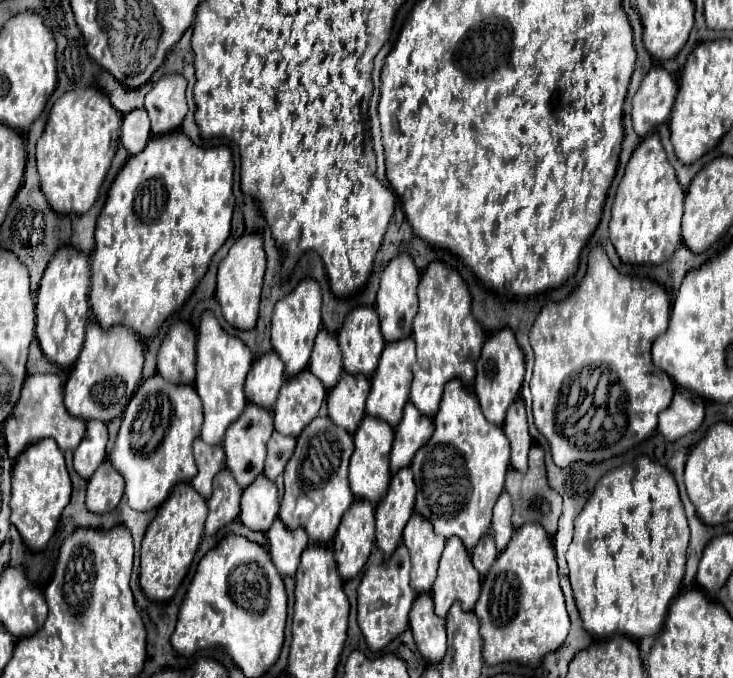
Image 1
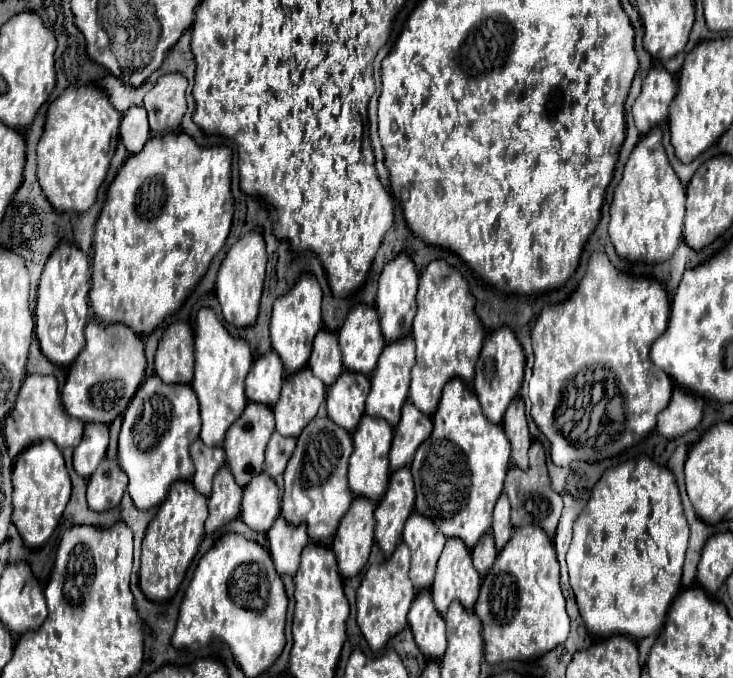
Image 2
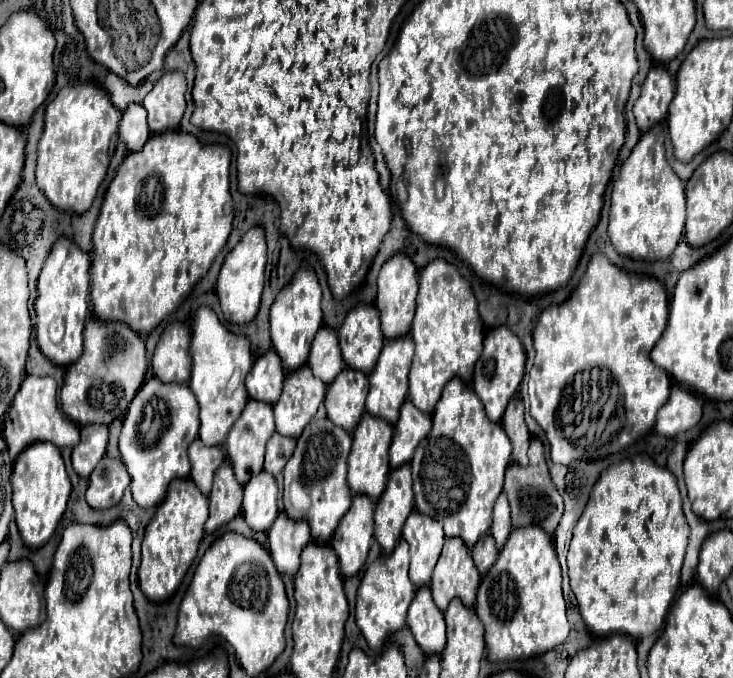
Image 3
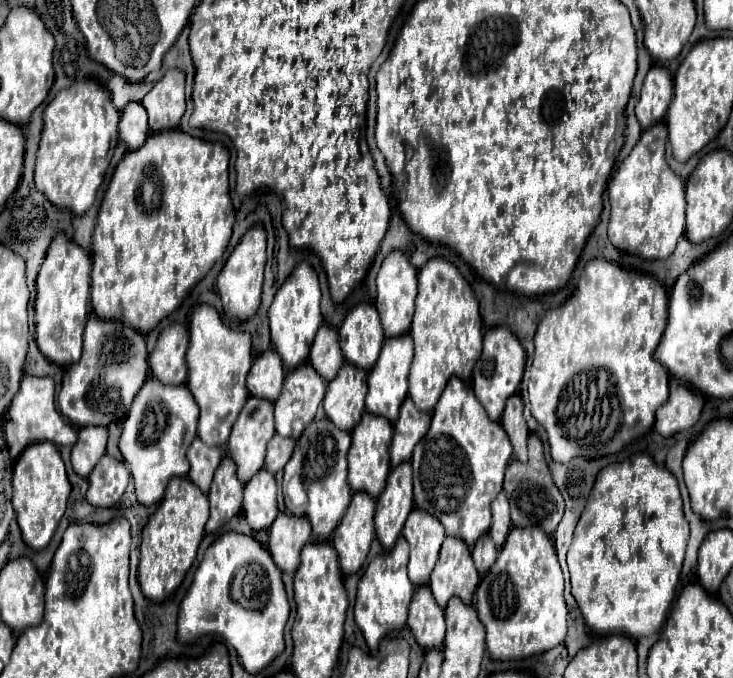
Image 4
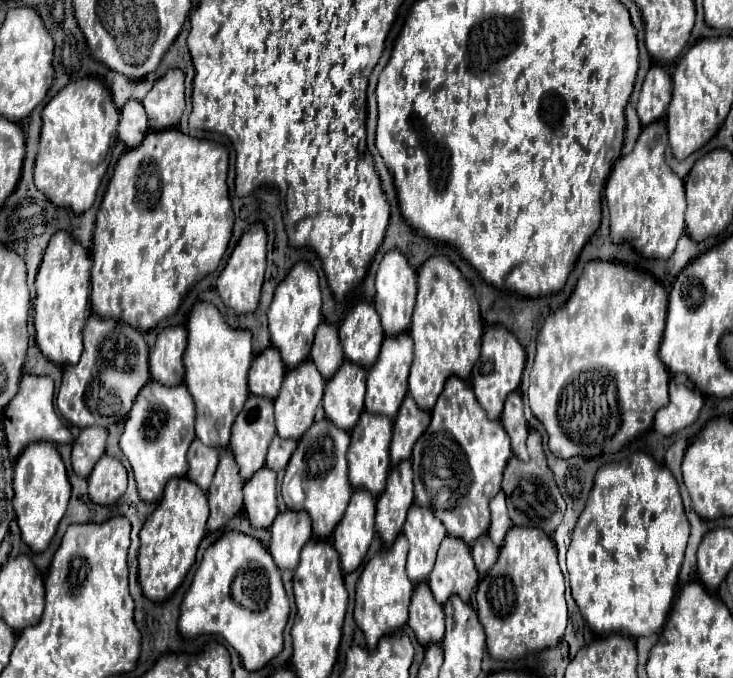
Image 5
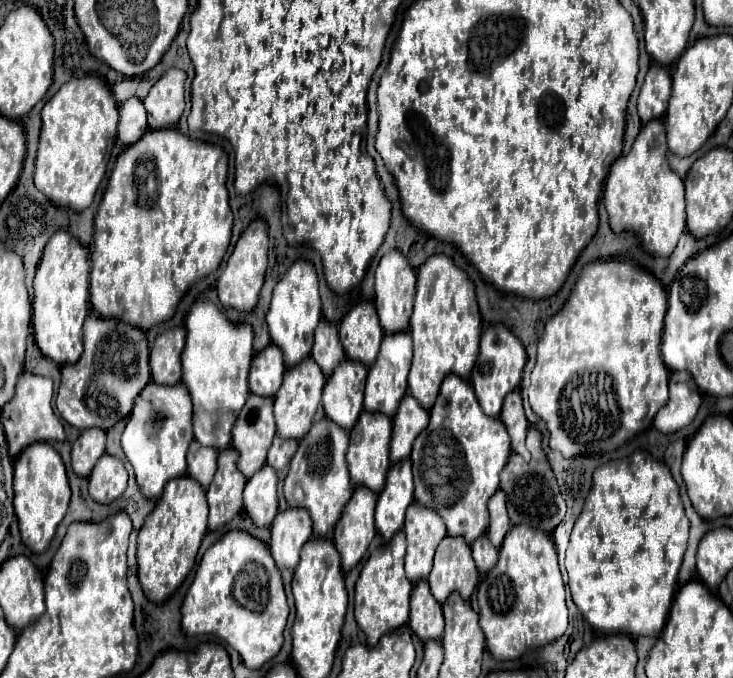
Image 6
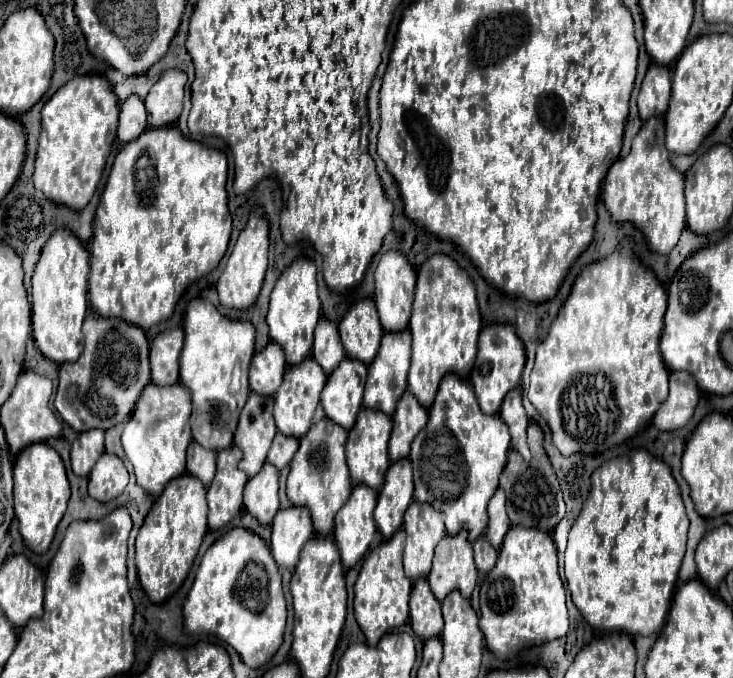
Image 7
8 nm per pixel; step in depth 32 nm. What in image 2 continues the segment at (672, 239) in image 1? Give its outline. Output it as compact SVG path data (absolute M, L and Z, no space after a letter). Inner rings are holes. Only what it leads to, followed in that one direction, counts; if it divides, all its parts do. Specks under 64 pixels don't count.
M654 128L632 150L624 176L614 190L608 232L618 256L630 262L666 262L682 242L684 200L684 186L662 146L662 132Z

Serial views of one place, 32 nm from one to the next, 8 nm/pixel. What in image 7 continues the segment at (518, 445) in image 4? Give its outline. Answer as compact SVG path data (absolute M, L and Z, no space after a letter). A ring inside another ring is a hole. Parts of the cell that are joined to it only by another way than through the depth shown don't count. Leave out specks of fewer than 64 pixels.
M514 388L506 394L502 408L500 408L500 418L506 422L510 436L512 436L512 448L522 454L524 460L530 460L530 450L526 446L526 428L528 428L528 418L522 406L522 390Z

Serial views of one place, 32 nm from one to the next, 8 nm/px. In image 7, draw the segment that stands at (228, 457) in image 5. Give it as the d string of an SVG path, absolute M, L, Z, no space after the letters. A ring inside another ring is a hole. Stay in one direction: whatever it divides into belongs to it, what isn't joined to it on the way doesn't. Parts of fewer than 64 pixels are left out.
M236 446L218 452L218 470L206 494L210 508L208 526L212 530L228 524L244 508L242 490L248 482L248 476L238 470L240 458L242 452Z

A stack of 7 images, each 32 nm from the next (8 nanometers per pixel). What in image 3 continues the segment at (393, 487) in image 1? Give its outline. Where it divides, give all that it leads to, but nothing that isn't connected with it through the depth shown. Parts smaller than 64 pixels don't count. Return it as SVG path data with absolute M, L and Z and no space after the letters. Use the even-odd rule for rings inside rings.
M404 464L402 468L390 472L388 486L382 498L378 500L374 512L374 520L376 520L374 536L382 546L384 554L394 550L396 542L402 536L402 526L412 510L414 510L412 476L410 476L410 466Z

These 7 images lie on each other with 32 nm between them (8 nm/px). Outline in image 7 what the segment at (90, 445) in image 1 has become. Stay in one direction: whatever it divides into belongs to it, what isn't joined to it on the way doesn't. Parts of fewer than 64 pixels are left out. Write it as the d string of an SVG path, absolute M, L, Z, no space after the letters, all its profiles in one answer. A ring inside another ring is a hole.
M86 430L72 444L72 470L76 476L88 476L104 452L104 432Z

